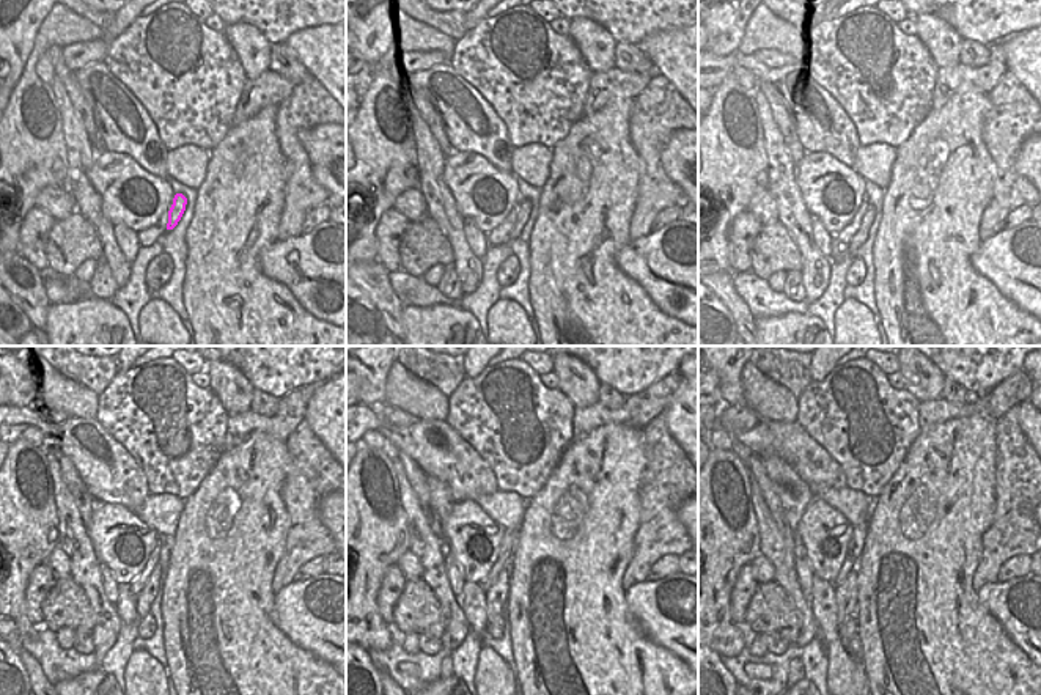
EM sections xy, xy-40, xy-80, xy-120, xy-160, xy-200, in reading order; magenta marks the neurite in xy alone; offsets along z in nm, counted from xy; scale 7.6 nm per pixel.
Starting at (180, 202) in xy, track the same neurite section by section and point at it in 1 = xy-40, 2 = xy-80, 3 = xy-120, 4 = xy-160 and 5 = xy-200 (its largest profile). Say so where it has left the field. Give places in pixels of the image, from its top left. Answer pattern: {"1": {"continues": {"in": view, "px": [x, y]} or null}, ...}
{"1": {"continues": {"in": "xy-40", "px": [526, 206]}}, "2": {"continues": {"in": "xy-80", "px": [871, 216]}}, "3": {"continues": {"in": "xy-120", "px": [145, 598]}}, "4": {"continues": {"in": "xy-160", "px": [496, 595]}}, "5": {"continues": {"in": "xy-200", "px": [846, 592]}}}

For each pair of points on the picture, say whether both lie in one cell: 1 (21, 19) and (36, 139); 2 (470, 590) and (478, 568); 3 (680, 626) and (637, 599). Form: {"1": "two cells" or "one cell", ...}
{"1": "two cells", "2": "two cells", "3": "one cell"}

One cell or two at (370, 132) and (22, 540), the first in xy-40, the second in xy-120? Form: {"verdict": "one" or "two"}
{"verdict": "one"}

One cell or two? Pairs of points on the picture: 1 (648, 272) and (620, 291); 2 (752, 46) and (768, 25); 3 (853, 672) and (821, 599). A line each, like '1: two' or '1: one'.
1: two
2: one
3: one

